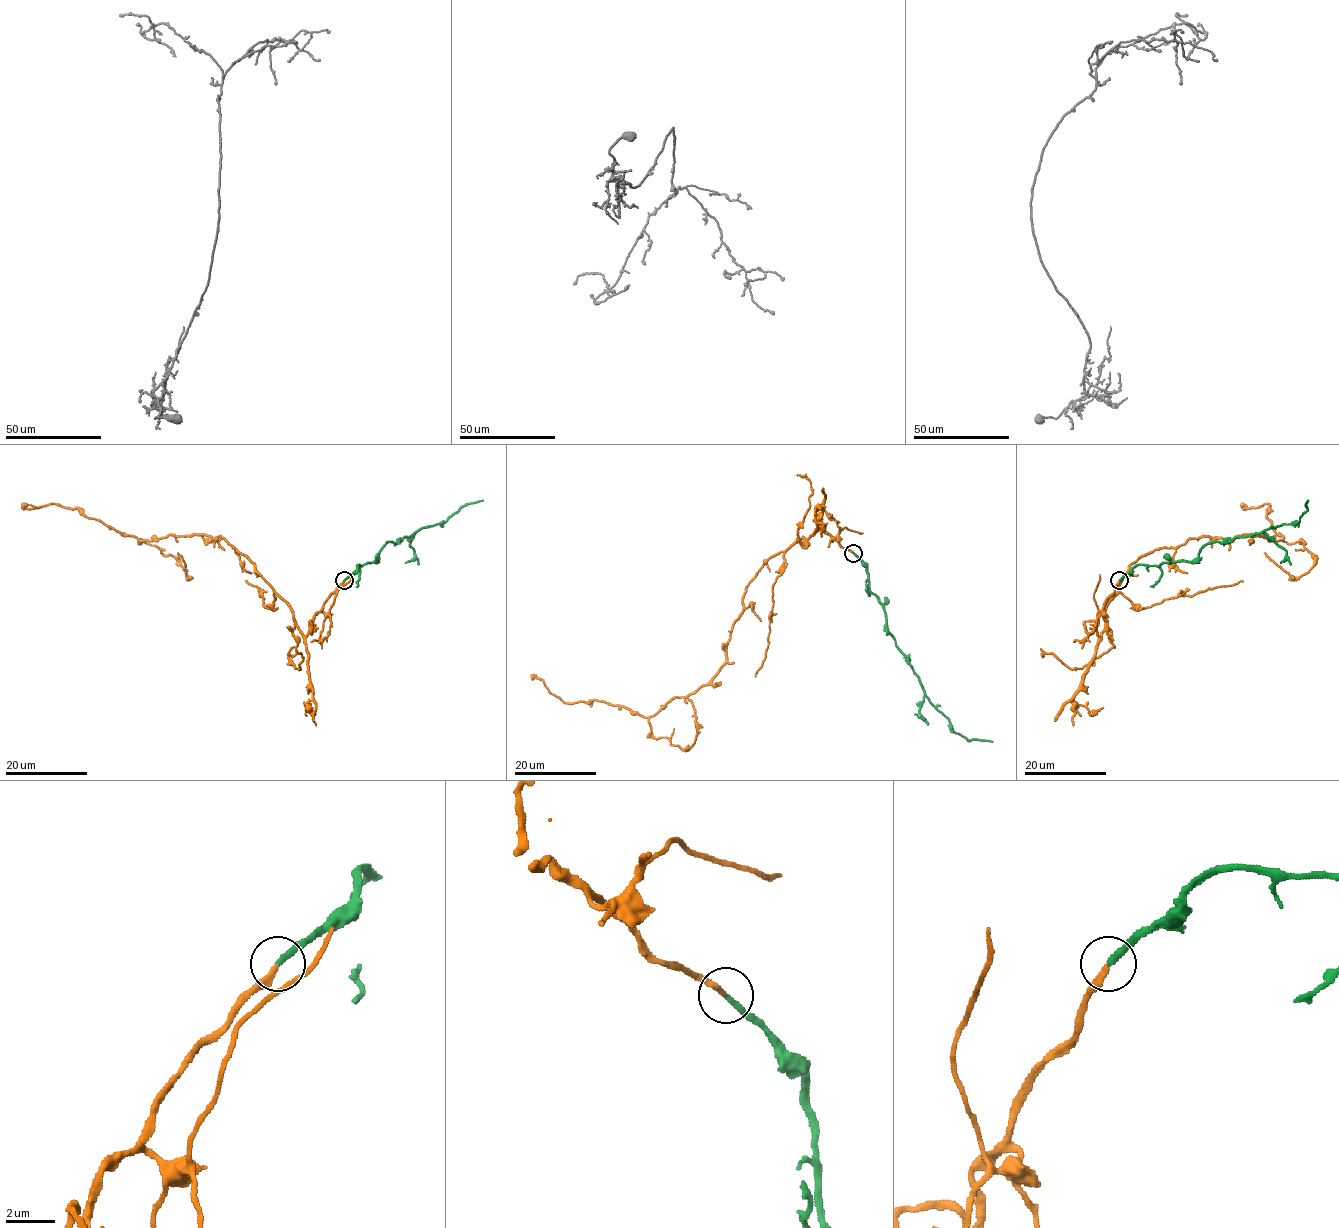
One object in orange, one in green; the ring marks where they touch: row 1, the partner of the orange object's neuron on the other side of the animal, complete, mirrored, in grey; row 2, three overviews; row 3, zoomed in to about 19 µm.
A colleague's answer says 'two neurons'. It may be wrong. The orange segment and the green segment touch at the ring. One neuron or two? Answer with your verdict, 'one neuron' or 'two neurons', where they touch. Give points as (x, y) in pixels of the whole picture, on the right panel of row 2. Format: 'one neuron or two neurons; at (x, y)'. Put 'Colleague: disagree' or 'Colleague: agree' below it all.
one neuron; at (1119, 580)
Colleague: disagree

